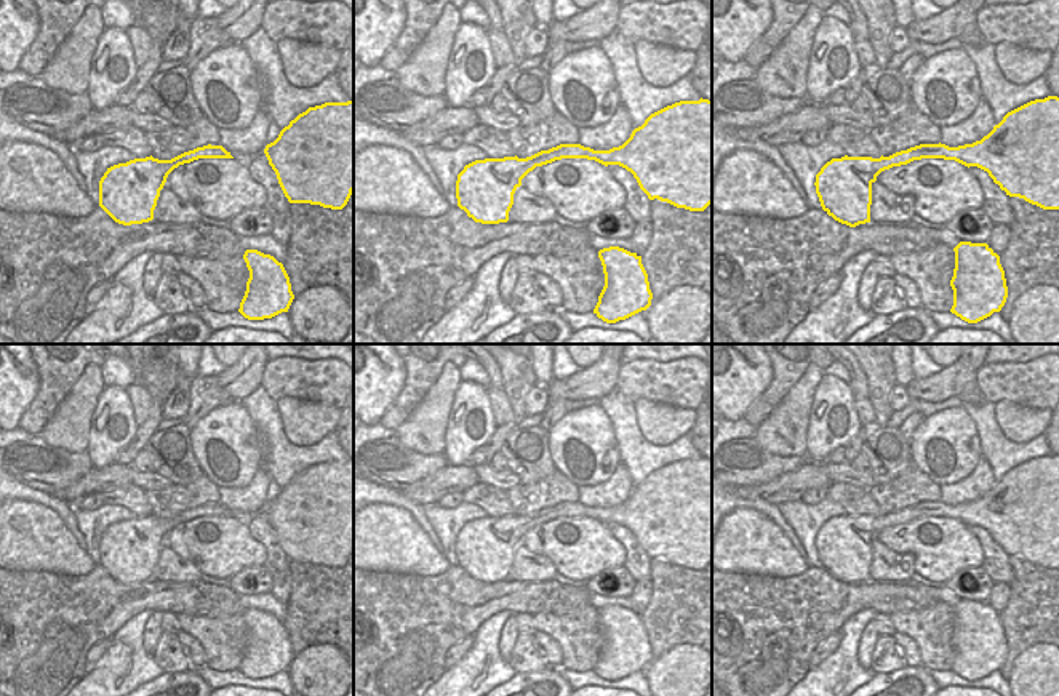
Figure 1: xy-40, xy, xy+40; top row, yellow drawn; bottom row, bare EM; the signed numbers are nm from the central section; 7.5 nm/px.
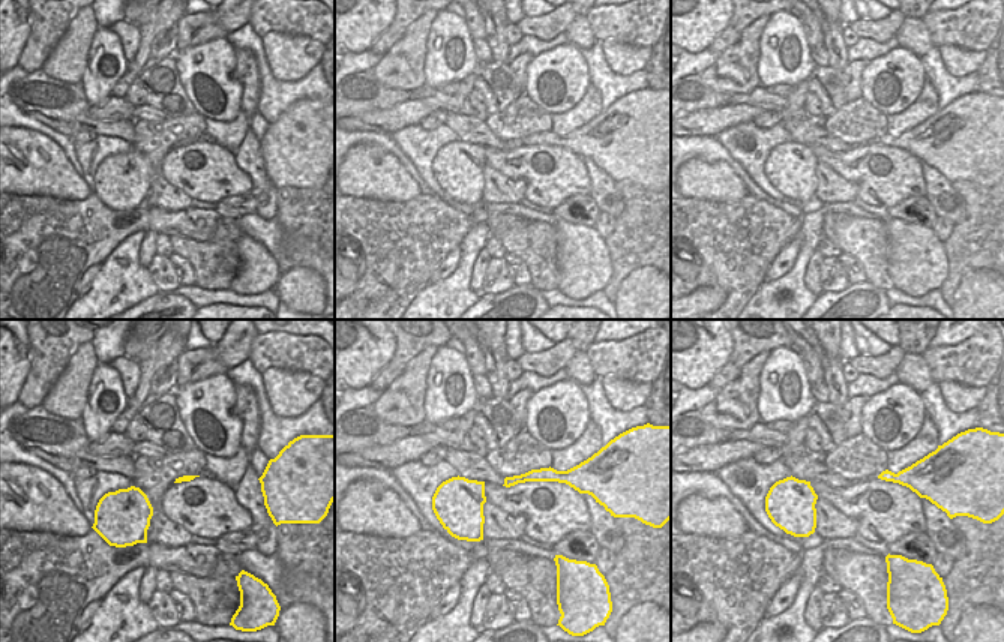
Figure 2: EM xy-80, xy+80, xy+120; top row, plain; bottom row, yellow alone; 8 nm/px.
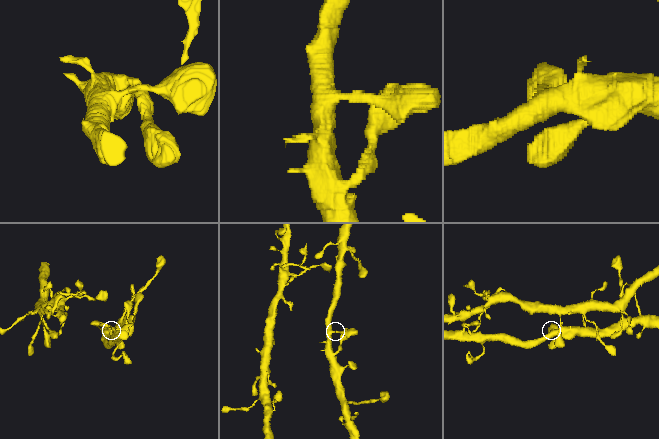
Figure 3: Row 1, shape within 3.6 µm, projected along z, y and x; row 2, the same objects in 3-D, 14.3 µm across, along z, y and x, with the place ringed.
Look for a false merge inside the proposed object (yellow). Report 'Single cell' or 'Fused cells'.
Single cell

